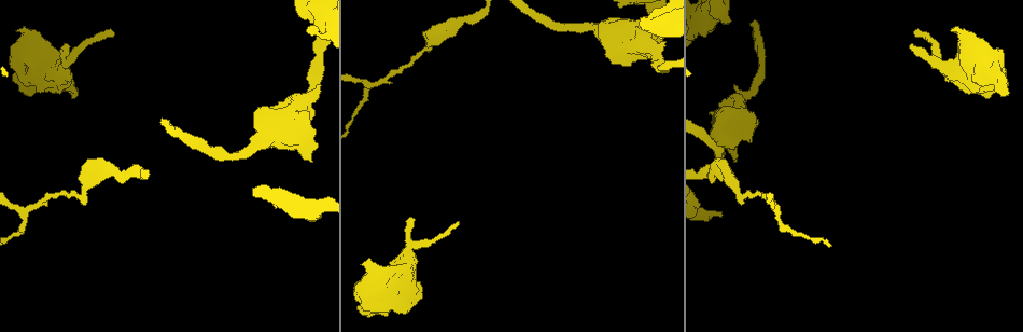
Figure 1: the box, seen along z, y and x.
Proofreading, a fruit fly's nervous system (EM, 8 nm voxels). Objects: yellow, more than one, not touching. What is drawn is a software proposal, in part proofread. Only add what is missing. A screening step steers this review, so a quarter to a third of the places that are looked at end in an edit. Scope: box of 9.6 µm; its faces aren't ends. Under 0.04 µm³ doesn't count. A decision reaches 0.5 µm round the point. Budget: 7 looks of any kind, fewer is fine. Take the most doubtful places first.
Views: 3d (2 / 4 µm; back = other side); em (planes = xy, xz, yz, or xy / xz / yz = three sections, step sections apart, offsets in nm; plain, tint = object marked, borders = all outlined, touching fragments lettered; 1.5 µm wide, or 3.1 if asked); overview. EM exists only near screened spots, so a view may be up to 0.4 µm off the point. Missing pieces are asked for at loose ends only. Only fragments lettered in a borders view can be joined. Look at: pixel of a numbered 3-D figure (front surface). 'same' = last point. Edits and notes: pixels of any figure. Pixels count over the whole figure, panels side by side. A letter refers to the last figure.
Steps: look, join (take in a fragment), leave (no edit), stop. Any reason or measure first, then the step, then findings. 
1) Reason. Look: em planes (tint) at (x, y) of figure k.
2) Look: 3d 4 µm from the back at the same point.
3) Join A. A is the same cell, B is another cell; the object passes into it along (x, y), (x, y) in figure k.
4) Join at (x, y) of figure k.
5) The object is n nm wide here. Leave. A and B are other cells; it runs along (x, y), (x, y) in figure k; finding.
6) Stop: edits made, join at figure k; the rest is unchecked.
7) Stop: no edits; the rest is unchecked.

Free end. Look: em planes (plain) at (720, 215) of figure 1.

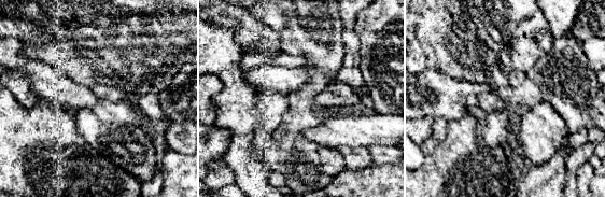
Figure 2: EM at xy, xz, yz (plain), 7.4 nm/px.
What lies round it. Look: em planes (borders) at the same point.

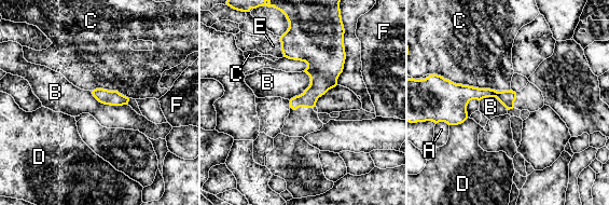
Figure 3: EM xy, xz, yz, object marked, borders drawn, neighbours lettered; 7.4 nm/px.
The longest contact is with C, 440 nm. Leave. A, B, C, D, E and F are other cells; it runs along (513, 95), (466, 93), (446, 97) in figure 3; no lettered fragment goes on from it.

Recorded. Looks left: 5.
An open end. Look: em xy step 8 (borders) at (316, 86) of figure 1.

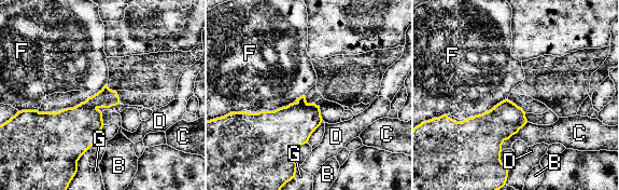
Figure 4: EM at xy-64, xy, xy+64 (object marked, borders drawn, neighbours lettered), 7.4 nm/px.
Another direction. Look: em planes (borders) at the same point.

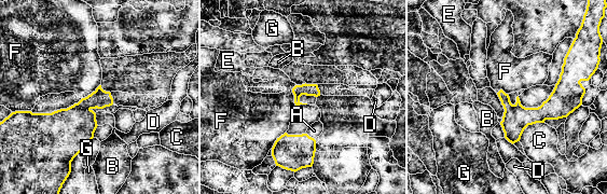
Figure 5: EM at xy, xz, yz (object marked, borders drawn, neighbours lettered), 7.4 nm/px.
Leave. A, B, C, D, E, F and G are other cells; a border runs along (295, 84), (292, 88), (295, 106) in figure 5; none of them fits.

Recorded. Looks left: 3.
Free end. Look: 3d 2 µm at (16, 31) of figure 1.

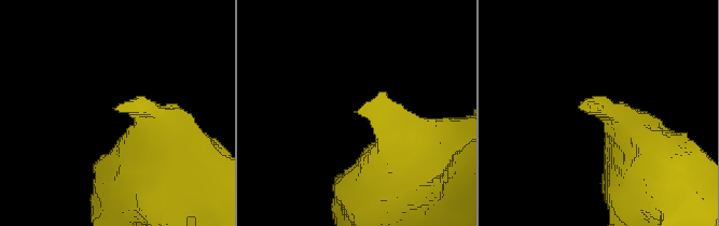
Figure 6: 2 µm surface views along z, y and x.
Look: em xy step 4 (borders) at (117, 105) of figure 6.

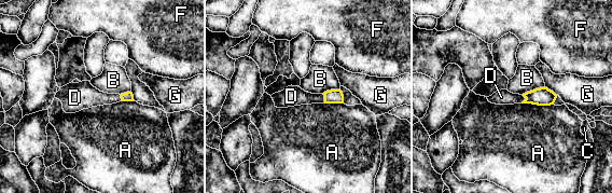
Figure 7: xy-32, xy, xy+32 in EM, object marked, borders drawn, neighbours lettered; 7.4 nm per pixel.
Join D. D is the same cell, A, B, C, F and G are other cells; the object passes into it along (334, 96), (324, 98), (291, 96) in figure 7; the neuron continues.

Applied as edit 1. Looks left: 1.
Stop: edits made, join at figure 7; the rest is unchecked.

